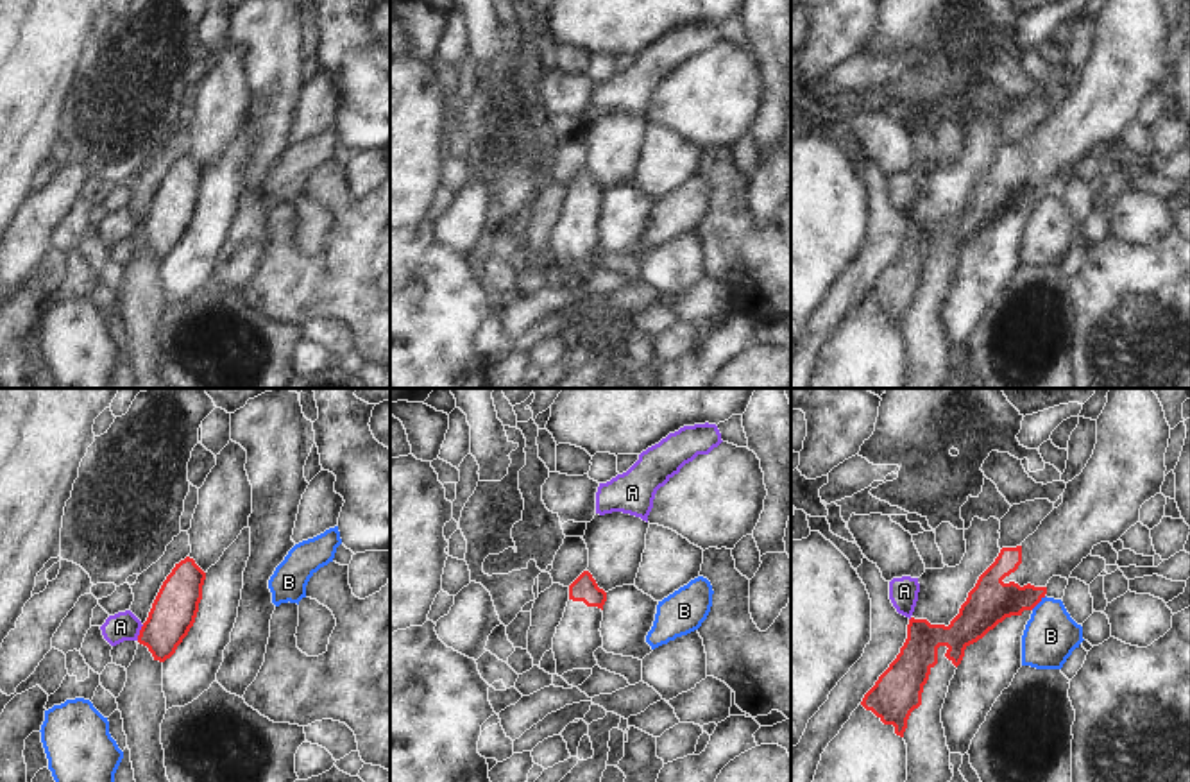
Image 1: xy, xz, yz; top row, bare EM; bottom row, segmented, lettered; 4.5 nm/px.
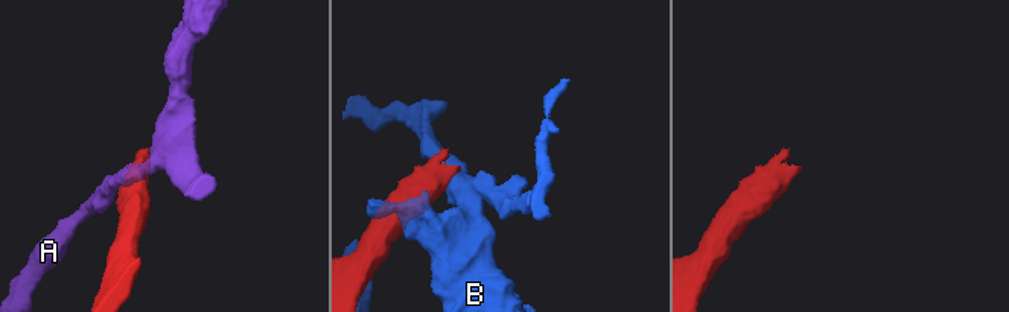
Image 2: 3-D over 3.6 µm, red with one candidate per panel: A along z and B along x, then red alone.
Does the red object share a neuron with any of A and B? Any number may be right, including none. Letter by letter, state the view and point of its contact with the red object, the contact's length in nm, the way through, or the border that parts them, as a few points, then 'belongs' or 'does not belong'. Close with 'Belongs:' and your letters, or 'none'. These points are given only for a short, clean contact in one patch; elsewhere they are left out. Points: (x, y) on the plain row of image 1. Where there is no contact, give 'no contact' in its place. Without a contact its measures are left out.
A: meets red in xy at (140, 231); contact 80 nm long; does not belong
B: meets red in yz at (1038, 201); contact 90 nm long; border along yz (1045, 195), (1031, 208); does not belong
Belongs: none

